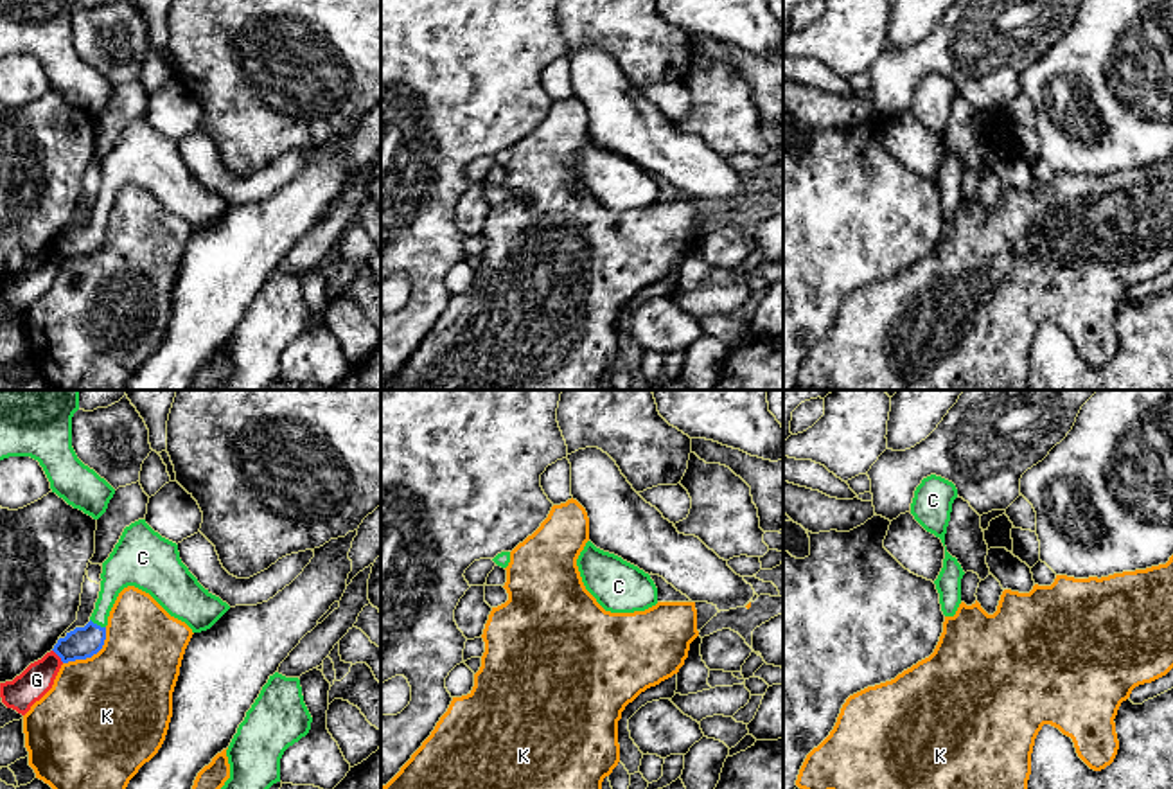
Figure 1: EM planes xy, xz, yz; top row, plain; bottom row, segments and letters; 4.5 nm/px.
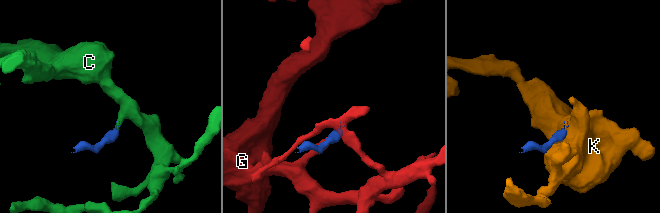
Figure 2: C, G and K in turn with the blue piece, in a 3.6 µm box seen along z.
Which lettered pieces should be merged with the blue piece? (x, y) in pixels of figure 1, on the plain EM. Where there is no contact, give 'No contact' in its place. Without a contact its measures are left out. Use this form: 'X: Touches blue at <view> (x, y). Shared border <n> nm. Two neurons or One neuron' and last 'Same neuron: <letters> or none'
C: Touches blue at xy (96, 221). Shared border 80 nm. One neuron
G: Touches blue at xy (58, 252). Shared border 80 nm. Two neurons
K: Touches blue at xy (92, 252). Shared border 260 nm. Two neurons
Same neuron: C

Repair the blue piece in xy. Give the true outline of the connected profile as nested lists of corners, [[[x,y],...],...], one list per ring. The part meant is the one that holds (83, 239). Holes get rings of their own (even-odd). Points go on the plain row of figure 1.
[[[146,117],[124,126],[113,149],[102,160],[101,176],[90,219],[66,230],[52,246],[63,261],[92,255],[102,246],[110,208],[128,183],[149,191],[192,230],[210,226],[230,207],[189,169],[180,156],[178,142],[154,129]]]

